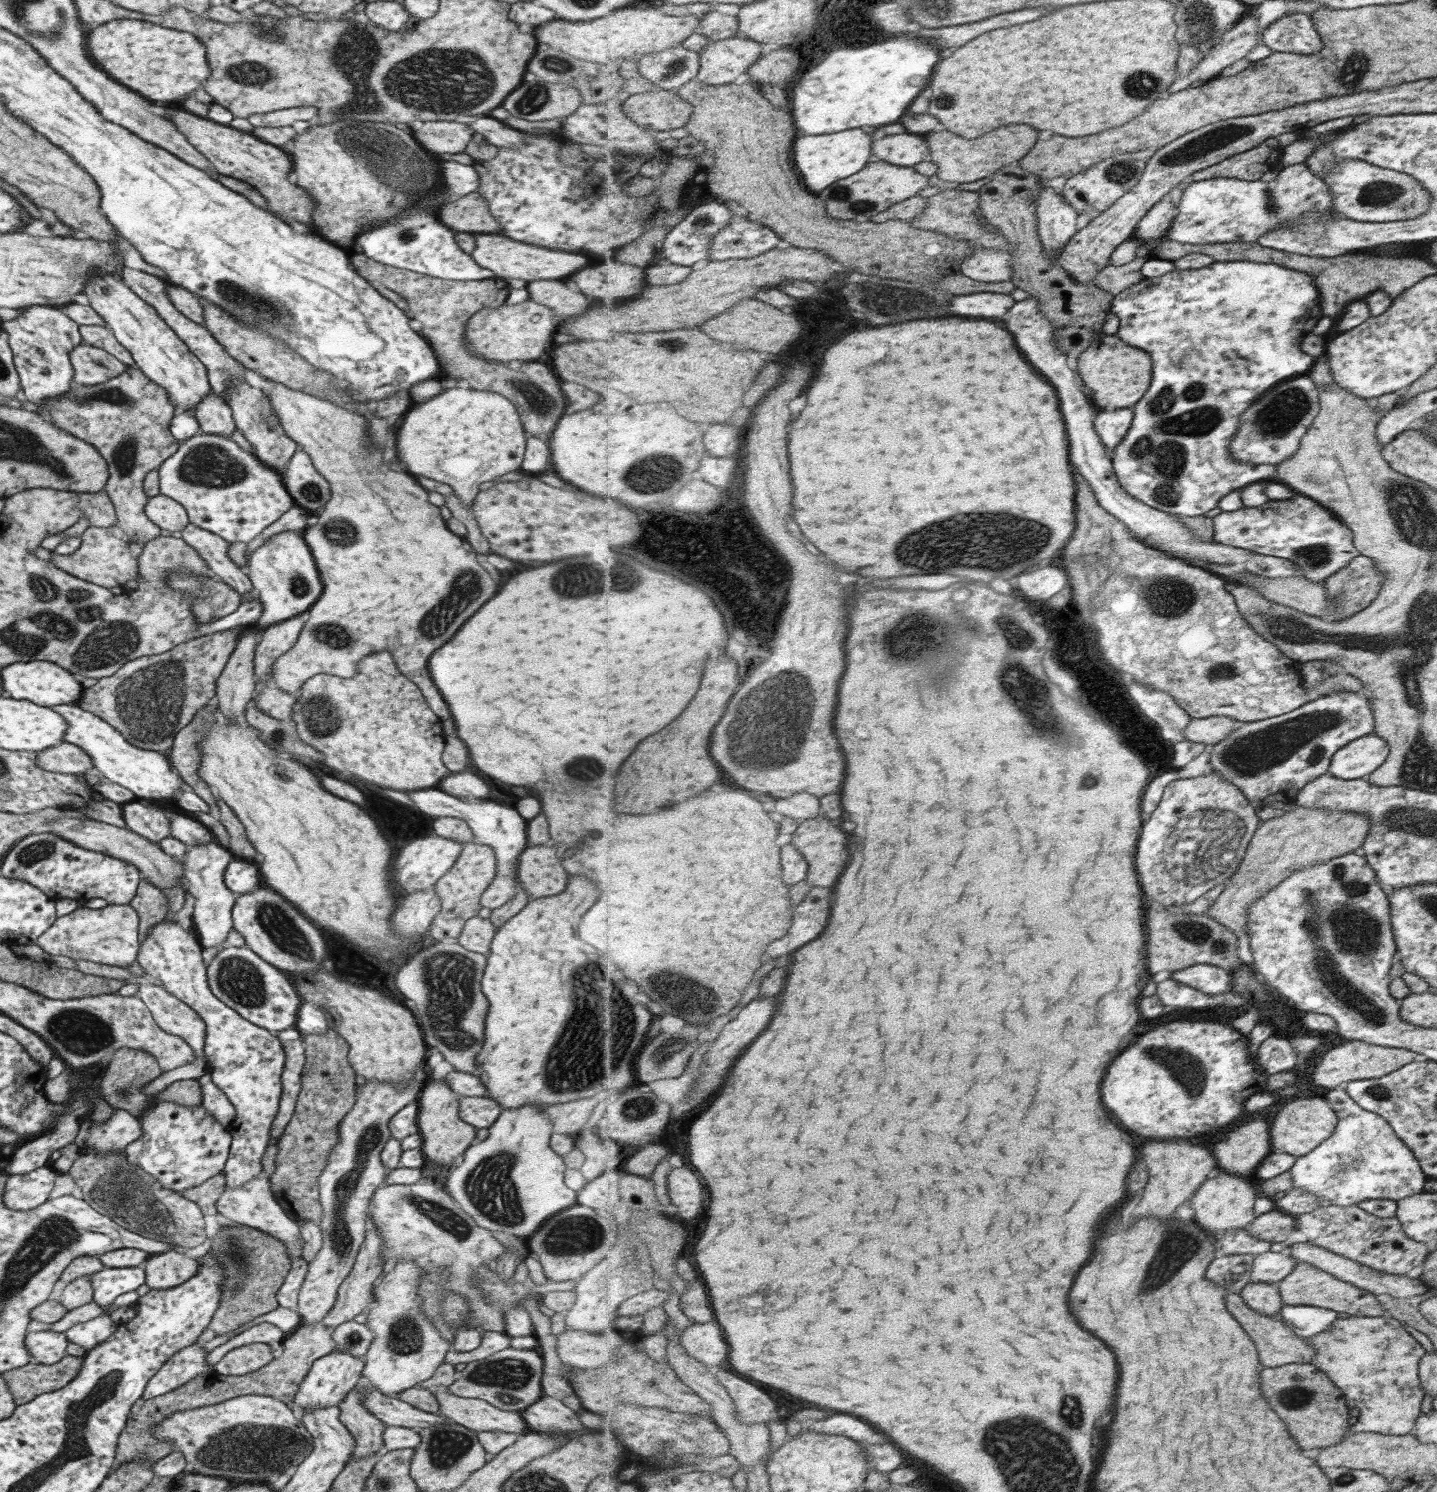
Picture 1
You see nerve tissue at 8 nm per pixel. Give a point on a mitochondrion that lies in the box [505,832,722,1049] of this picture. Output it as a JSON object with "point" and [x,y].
{"point":[691,1000]}

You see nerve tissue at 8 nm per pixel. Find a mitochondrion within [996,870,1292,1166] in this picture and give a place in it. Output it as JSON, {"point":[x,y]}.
{"point":[1189,1074]}

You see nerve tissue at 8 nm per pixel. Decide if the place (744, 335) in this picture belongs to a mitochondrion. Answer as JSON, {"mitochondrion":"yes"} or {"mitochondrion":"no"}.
{"mitochondrion":"no"}

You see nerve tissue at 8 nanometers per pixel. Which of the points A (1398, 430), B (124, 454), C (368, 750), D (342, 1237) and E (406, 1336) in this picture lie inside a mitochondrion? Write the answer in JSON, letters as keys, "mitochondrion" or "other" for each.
{"A":"other","B":"mitochondrion","C":"other","D":"mitochondrion","E":"mitochondrion"}

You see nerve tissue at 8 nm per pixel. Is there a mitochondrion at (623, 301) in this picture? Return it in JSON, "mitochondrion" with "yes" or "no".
{"mitochondrion":"no"}

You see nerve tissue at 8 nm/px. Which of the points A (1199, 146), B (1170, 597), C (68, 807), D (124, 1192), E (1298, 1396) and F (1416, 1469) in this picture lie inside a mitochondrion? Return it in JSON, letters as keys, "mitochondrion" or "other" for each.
{"A":"mitochondrion","B":"mitochondrion","C":"other","D":"mitochondrion","E":"mitochondrion","F":"other"}

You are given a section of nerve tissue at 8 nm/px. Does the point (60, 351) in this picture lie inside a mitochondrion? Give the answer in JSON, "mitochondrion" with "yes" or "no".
{"mitochondrion":"no"}

